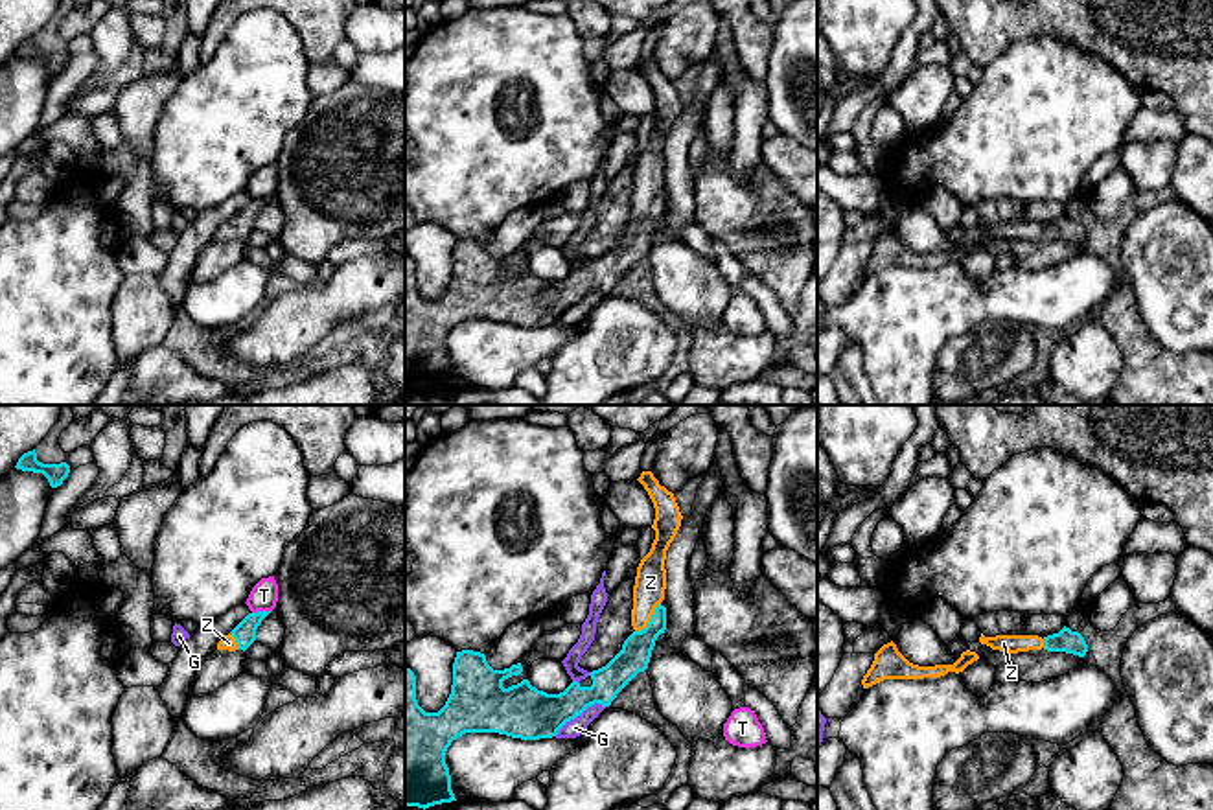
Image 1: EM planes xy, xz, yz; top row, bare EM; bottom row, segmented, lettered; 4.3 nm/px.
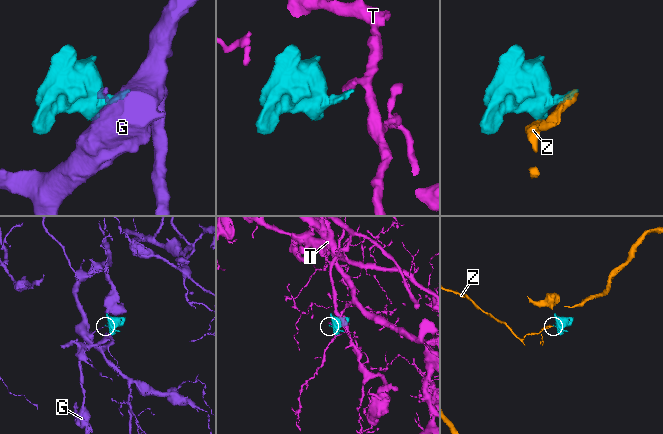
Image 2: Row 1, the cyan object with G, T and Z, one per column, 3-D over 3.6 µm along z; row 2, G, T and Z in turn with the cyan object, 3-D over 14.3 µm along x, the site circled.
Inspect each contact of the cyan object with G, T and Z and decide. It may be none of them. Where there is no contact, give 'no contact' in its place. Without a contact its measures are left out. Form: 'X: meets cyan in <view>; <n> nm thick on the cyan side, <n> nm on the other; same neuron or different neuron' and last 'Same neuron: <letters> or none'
G: meets cyan in xz; 240 nm thick on the cyan side, 80 nm on the other; different neuron
T: meets cyan in xy; 100 nm thick on the cyan side, 120 nm on the other; different neuron
Z: meets cyan in xz; 140 nm thick on the cyan side, 140 nm on the other; same neuron
Same neuron: Z

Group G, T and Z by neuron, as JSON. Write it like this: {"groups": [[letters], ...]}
{"groups": [["G"], ["T"], ["Z"]]}

